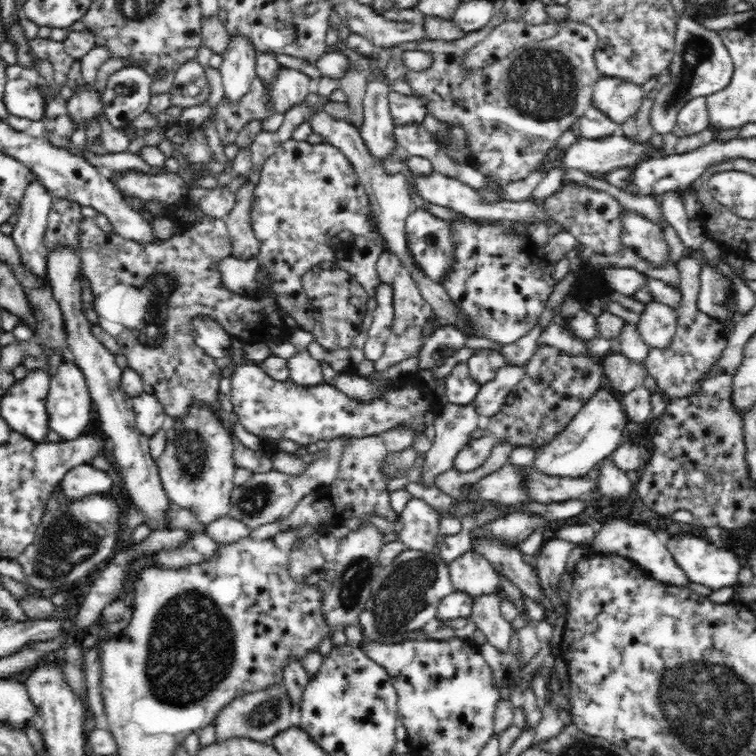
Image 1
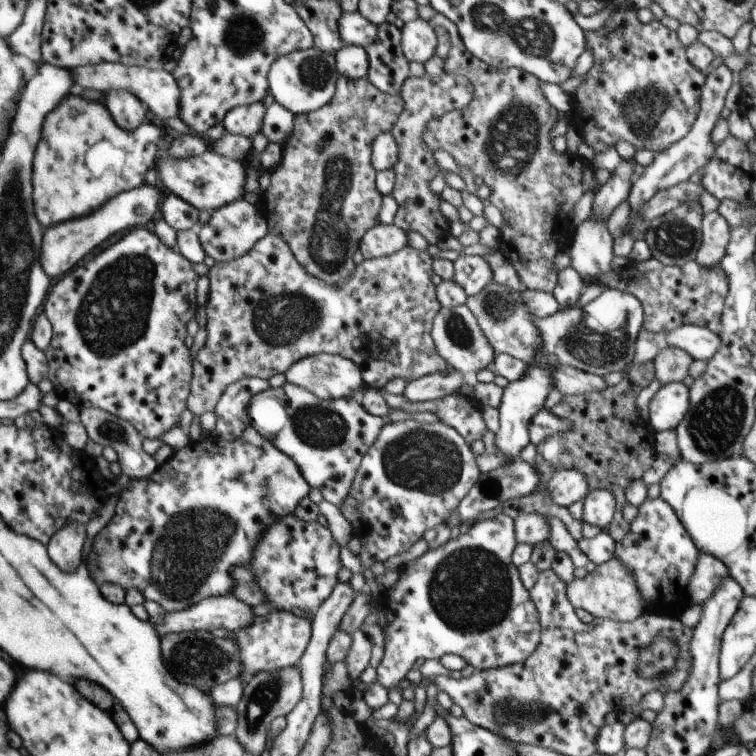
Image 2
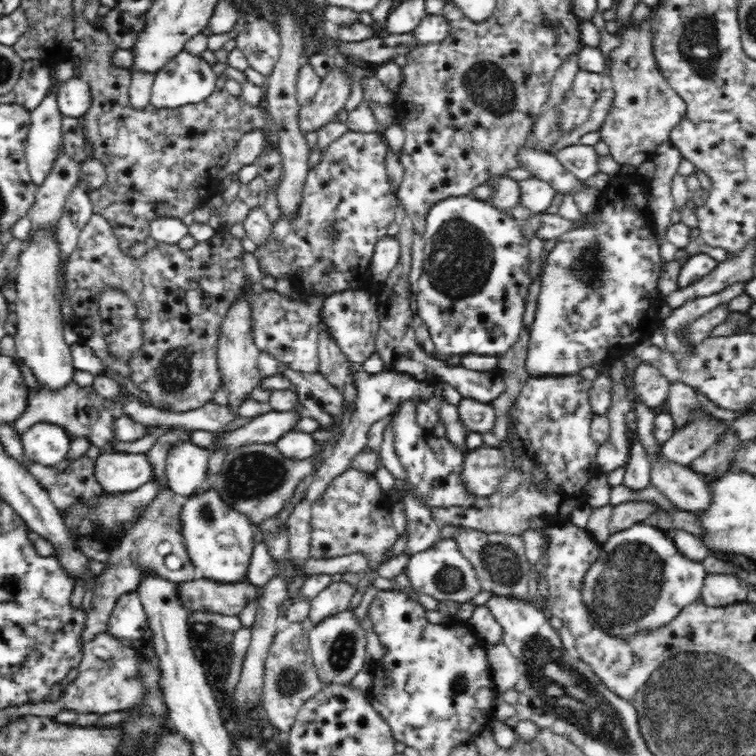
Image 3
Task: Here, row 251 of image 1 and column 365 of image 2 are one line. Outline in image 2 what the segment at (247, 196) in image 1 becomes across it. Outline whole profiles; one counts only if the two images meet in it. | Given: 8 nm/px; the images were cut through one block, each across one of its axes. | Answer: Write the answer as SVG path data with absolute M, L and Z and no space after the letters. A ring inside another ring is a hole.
M392 223L374 225L359 242L364 259L390 256L402 250L408 242L407 231Z

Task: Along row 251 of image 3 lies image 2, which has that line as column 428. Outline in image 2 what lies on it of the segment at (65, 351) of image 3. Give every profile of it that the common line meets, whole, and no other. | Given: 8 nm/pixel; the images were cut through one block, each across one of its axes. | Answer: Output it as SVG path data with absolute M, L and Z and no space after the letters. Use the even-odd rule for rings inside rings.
M418 17L404 23L400 32L402 50L409 62L425 63L438 52L439 36L430 21Z

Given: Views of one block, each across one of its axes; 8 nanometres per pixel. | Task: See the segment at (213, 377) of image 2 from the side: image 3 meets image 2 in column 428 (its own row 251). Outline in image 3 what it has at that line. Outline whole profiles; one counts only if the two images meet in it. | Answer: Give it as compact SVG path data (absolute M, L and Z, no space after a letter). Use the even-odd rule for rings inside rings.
M349 130L348 132L343 133L342 136L339 136L326 150L324 150L324 156L321 156L322 162L314 168L314 170L308 170L306 180L302 188L302 200L299 201L298 208L294 208L294 212L290 212L290 217L296 215L296 220L288 222L284 218L280 218L276 224L272 224L274 227L274 232L270 232L270 236L266 238L266 241L263 244L258 244L254 252L256 259L260 260L260 273L268 272L272 274L274 278L280 278L280 276L286 276L286 278L298 278L294 280L296 284L300 284L302 288L299 288L301 294L308 294L310 291L317 292L326 292L326 294L332 294L332 292L340 292L340 290L350 290L362 288L366 290L368 284L372 284L372 278L370 278L370 263L373 258L374 249L376 243L386 236L386 228L388 225L395 220L395 212L399 202L396 198L396 195L391 191L391 184L389 181L389 173L387 172L385 156L387 153L388 147L383 143L383 140L377 132L356 132Z

